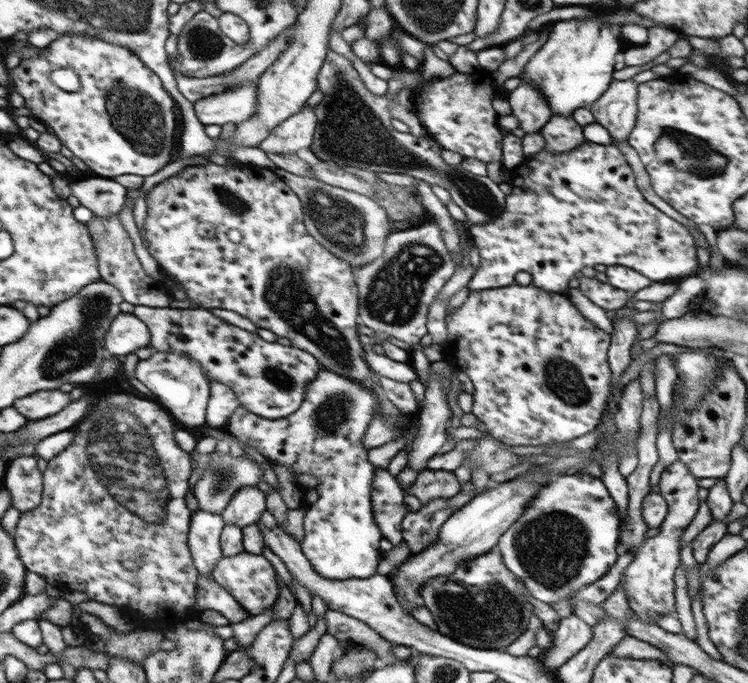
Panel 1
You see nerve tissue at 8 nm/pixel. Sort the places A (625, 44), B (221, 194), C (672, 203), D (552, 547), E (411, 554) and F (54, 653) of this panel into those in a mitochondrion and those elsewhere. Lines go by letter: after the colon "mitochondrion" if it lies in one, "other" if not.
A: other
B: mitochondrion
C: other
D: mitochondrion
E: other
F: other

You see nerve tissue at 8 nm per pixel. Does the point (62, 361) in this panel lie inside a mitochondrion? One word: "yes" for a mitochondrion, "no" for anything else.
yes

